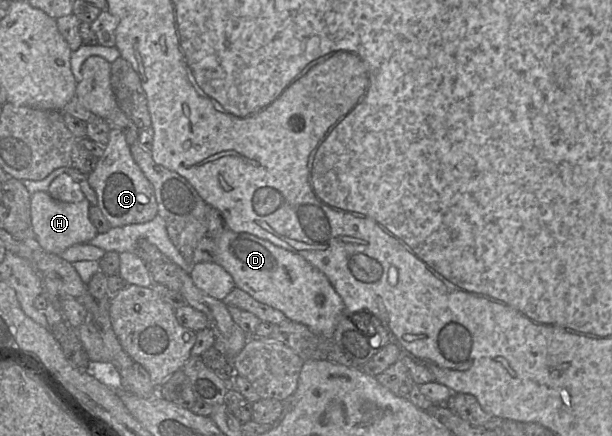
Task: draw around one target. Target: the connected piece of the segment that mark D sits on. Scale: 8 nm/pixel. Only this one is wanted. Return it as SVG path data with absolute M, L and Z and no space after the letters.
M227 229L214 240L215 262L233 277L236 287L255 300L281 311L287 319L307 326L316 334L333 338L345 305L323 272L302 256L250 233Z

